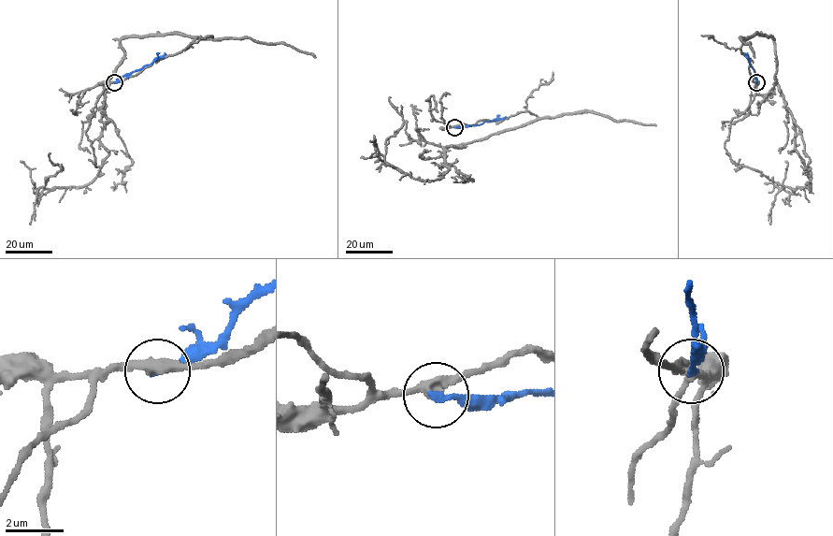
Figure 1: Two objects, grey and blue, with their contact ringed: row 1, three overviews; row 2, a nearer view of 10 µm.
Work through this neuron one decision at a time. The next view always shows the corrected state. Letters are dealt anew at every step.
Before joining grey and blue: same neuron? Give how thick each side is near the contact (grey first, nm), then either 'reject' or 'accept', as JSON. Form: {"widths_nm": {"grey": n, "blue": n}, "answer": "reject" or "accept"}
{"widths_nm": {"grey": 300, "blue": 190}, "answer": "reject"}

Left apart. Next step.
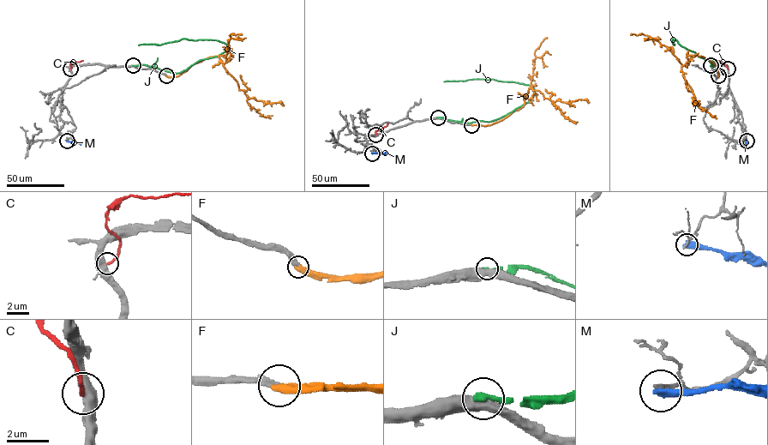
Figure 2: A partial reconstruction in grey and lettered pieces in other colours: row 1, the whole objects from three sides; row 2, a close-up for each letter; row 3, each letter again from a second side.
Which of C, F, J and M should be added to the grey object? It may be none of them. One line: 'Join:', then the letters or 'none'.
Join: F

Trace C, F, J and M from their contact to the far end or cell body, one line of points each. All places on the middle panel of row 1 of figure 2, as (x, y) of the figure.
C: (375, 135), (387, 123)
F: (471, 124), (490, 125), (518, 110), (529, 88), (537, 90), (566, 118), (577, 122)
J: (438, 117), (466, 123), (494, 121), (528, 102), (535, 93), (530, 85), (493, 79), (444, 81)
M: (372, 153), (386, 152)

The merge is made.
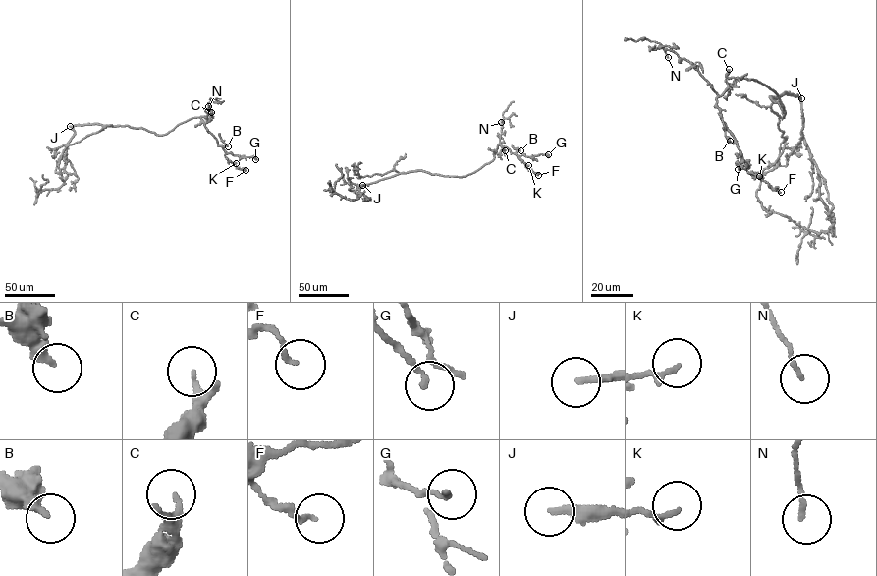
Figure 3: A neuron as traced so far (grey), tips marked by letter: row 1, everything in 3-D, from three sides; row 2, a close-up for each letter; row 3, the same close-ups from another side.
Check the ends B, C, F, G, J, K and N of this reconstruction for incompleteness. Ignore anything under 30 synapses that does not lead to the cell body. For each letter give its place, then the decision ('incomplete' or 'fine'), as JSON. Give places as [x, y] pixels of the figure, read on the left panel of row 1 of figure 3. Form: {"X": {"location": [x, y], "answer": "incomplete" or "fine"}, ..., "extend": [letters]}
{"B": {"location": [228, 146], "answer": "fine"}, "C": {"location": [211, 112], "answer": "fine"}, "F": {"location": [246, 170], "answer": "fine"}, "G": {"location": [255, 159], "answer": "fine"}, "J": {"location": [70, 126], "answer": "incomplete"}, "K": {"location": [236, 163], "answer": "fine"}, "N": {"location": [208, 106], "answer": "fine"}, "extend": ["J"]}

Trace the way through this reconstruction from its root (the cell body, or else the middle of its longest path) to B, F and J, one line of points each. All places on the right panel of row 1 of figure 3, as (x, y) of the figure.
B: (772, 97), (784, 117), (778, 95), (753, 80), (737, 78), (719, 96), (716, 106), (735, 142), (730, 141)
F: (772, 97), (784, 117), (772, 89), (737, 78), (716, 98), (716, 106), (746, 171), (781, 192)
J: (772, 97), (792, 93), (801, 98)

